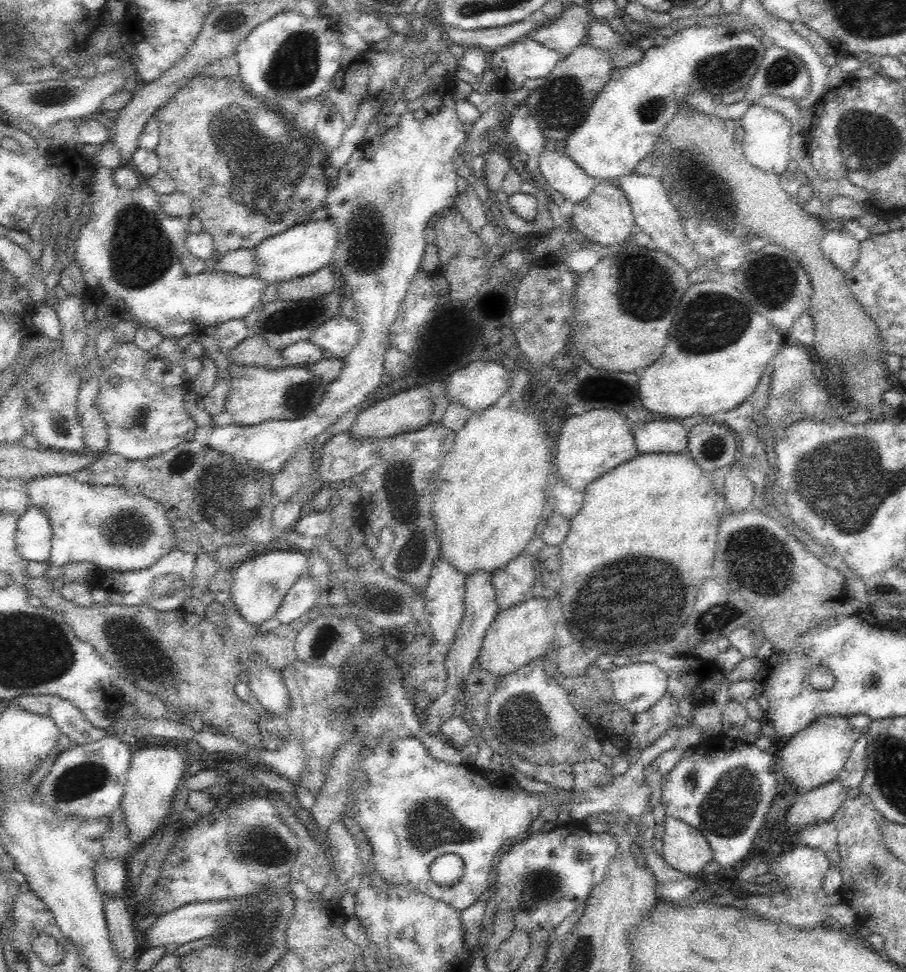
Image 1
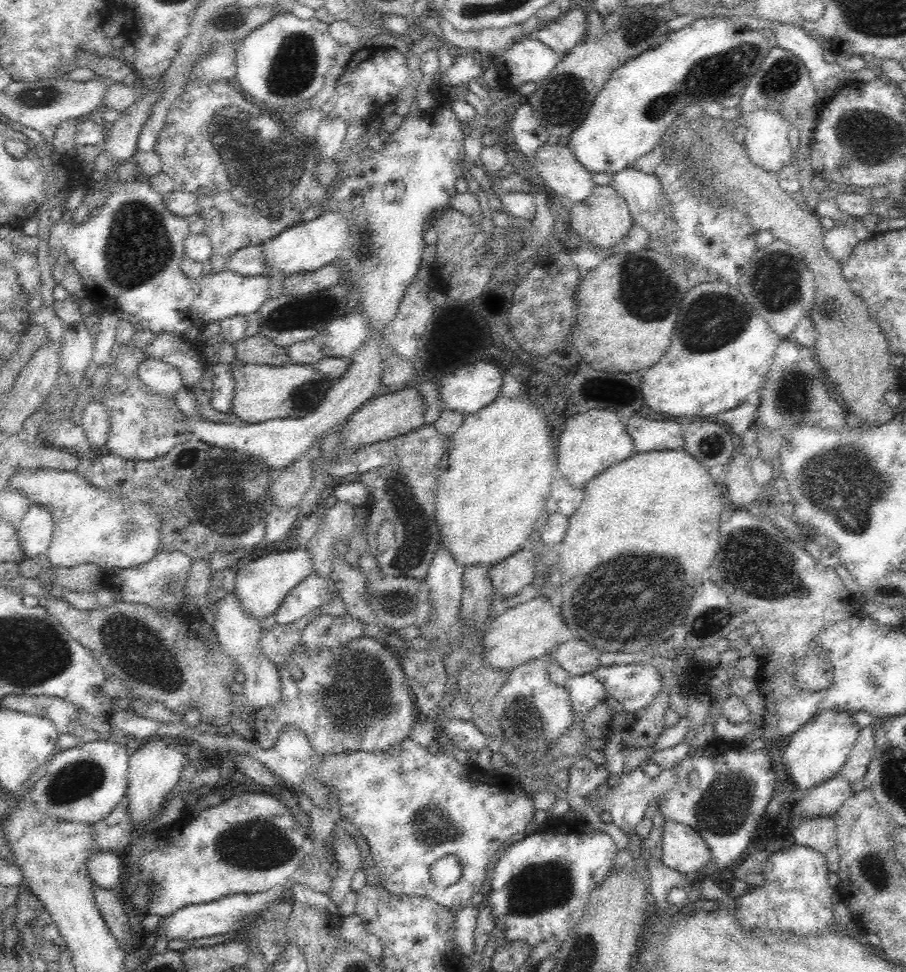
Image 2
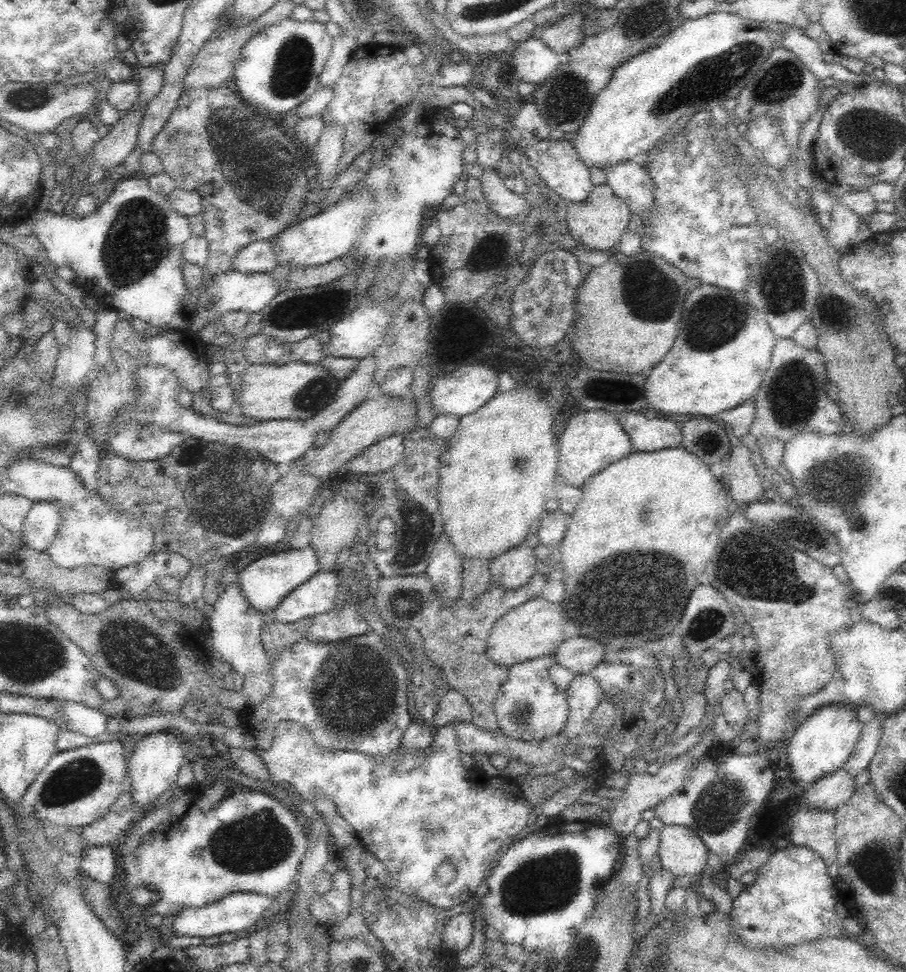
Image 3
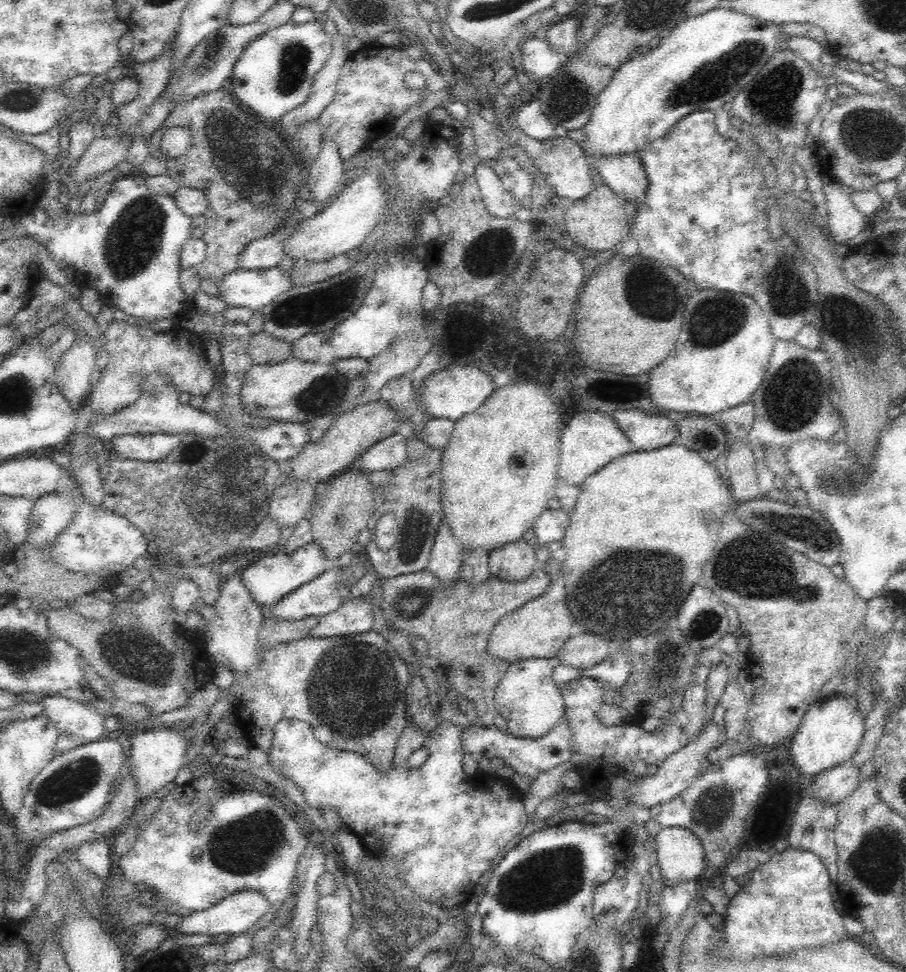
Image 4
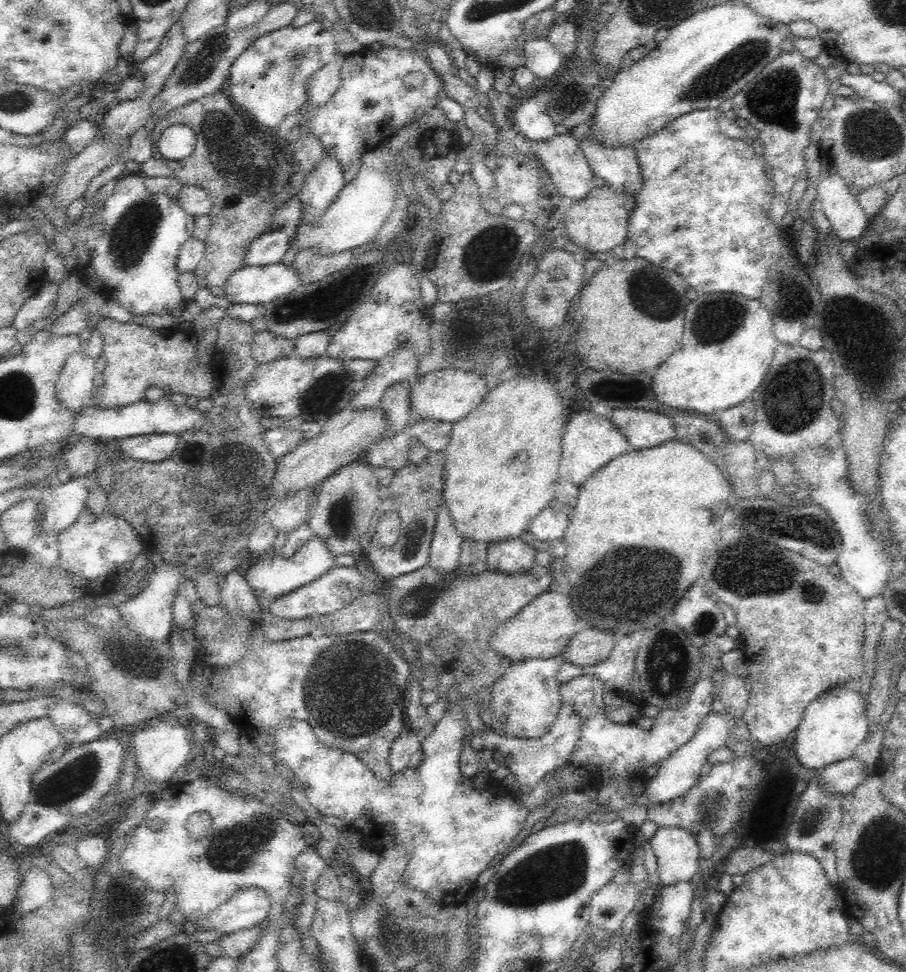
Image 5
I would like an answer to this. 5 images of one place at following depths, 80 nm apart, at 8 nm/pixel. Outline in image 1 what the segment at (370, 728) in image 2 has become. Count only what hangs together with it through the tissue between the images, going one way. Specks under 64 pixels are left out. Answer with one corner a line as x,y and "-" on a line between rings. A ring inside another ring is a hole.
367,638
358,648
350,652
350,656
340,667
314,665
297,660
296,663
279,670
290,693
290,708
284,714
267,711
260,716
262,748
278,750
282,742
286,742
288,738
292,736
297,738
303,744
303,751
307,756
307,763
302,769
297,785
306,786
313,795
322,788
331,758
344,741
358,741
362,748
370,748
393,738
418,737
434,758
454,764
466,762
461,755
462,749
454,746
447,737
422,733
423,722
418,707
414,700
410,700
407,693
409,689
403,685
398,668
393,662
388,663
388,660
380,663
380,660
377,660
378,650
383,652
379,638

